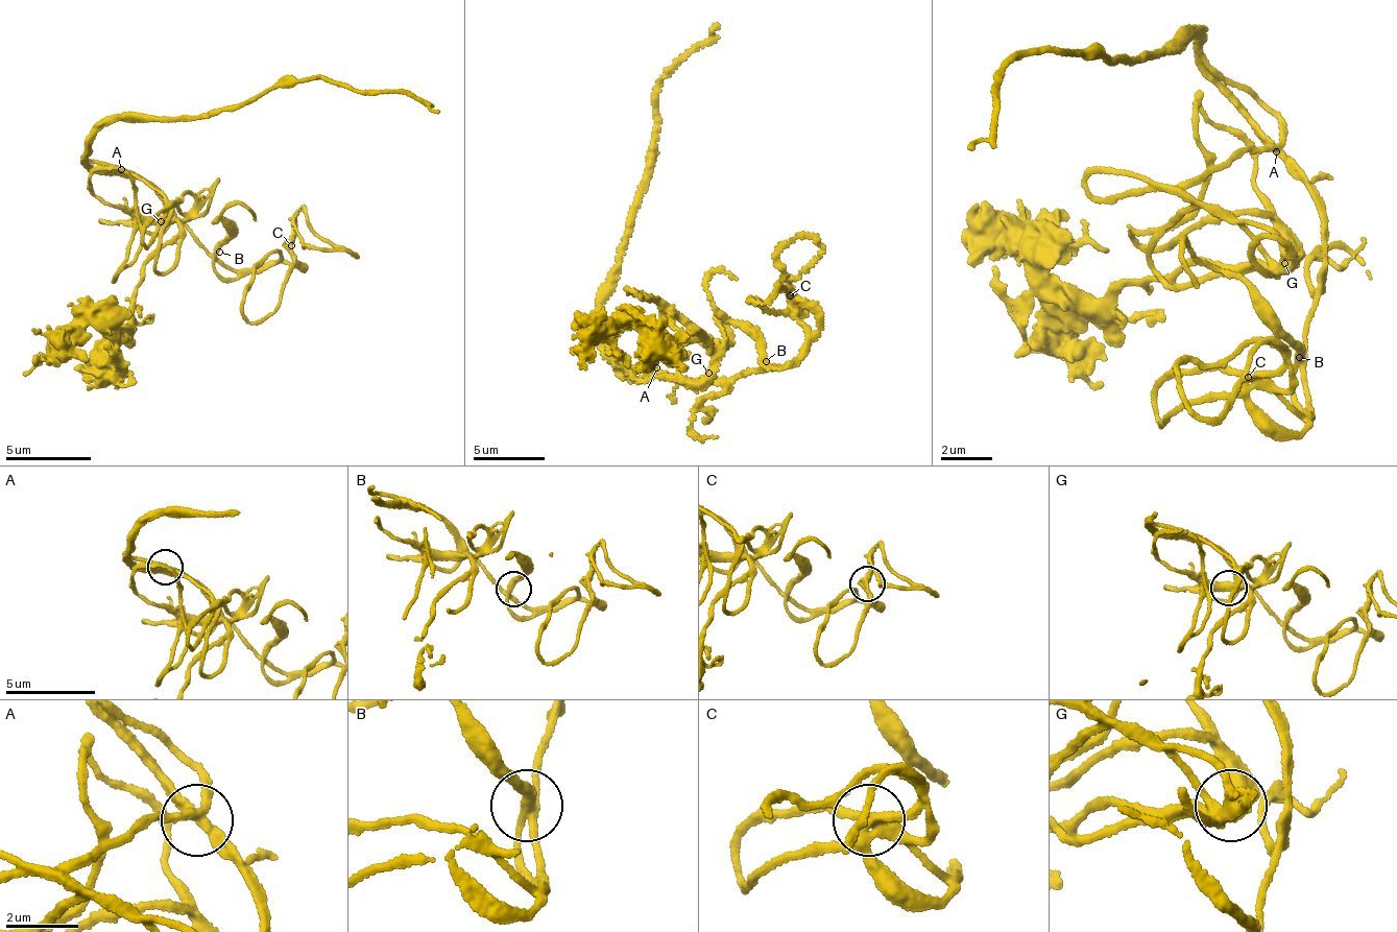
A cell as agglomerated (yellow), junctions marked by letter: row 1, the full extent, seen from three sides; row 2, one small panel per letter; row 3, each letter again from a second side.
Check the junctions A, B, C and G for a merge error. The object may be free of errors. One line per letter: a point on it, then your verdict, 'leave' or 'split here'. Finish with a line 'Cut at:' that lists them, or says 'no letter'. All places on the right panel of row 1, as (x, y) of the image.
A: at (1276, 151); leave
B: at (1299, 357); leave
C: at (1248, 377); leave
G: at (1284, 263); leave
Cut at: no letter

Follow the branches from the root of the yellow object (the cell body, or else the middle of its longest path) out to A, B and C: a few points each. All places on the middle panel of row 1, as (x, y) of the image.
A: (615, 357), (624, 365), (656, 367)
B: (615, 357), (624, 365), (651, 366), (660, 375), (702, 382), (707, 380), (718, 385), (754, 372), (766, 361)
C: (615, 357), (624, 365), (651, 366), (660, 375), (718, 385), (798, 361), (804, 356), (809, 340), (790, 295)

